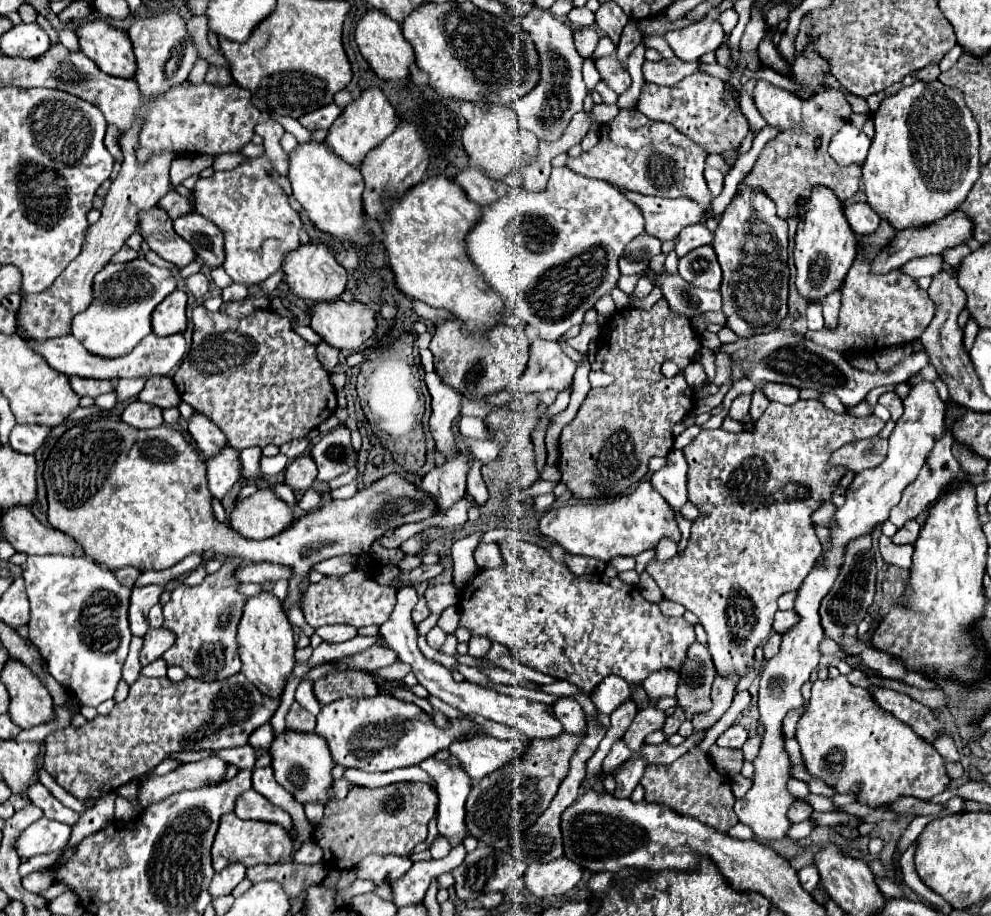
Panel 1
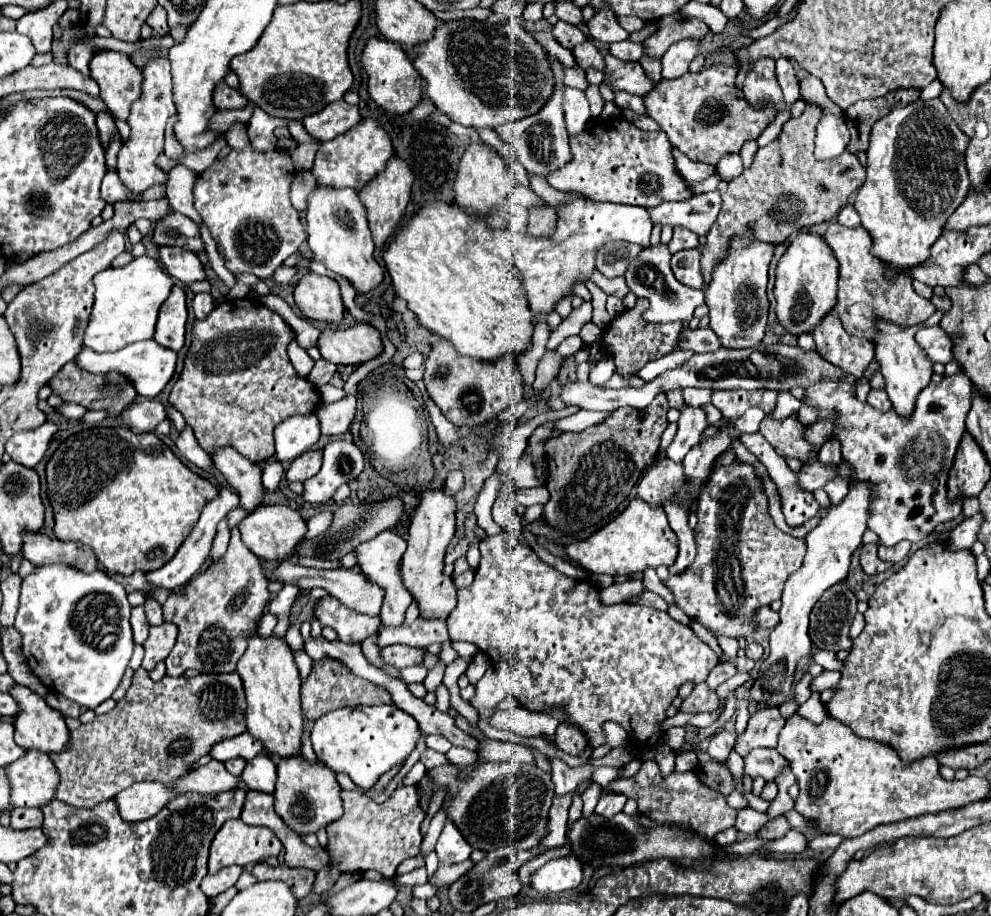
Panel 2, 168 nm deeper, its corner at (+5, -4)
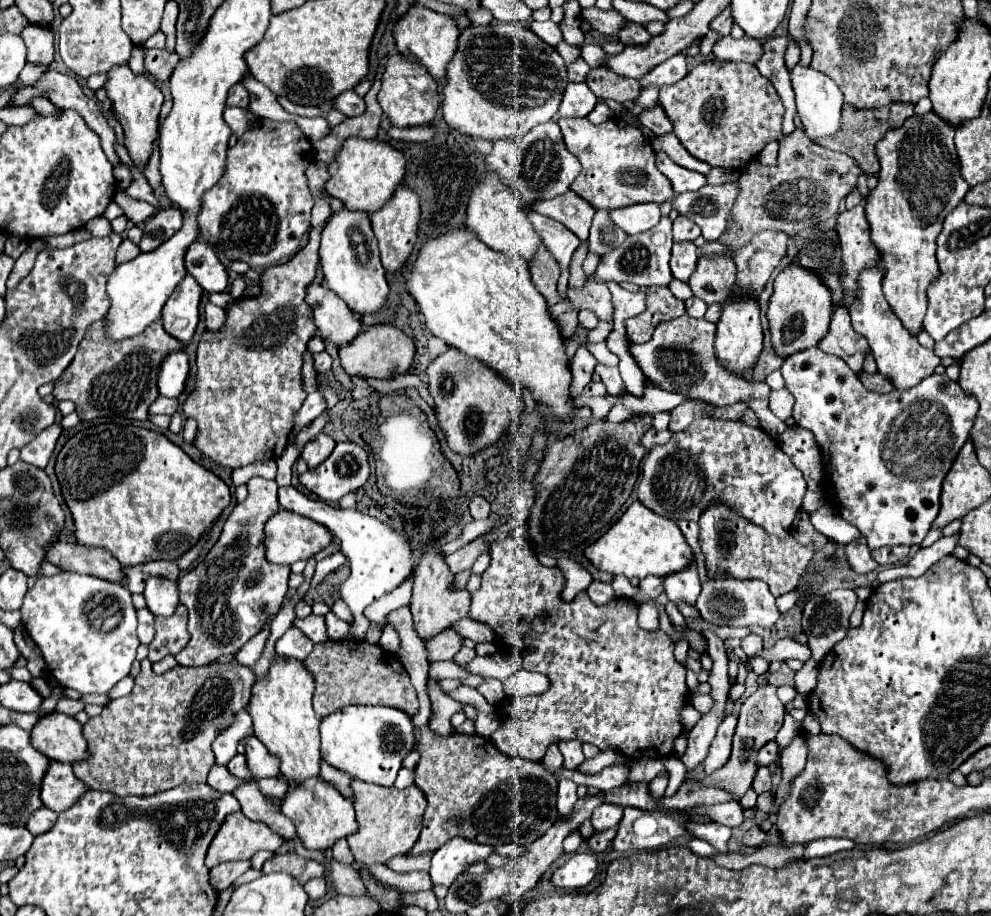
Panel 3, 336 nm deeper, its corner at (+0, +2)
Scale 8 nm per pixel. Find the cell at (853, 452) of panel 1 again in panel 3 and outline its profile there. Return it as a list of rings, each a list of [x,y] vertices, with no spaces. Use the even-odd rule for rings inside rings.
[[[699,419],[685,433],[675,433],[669,443],[653,447],[641,465],[641,481],[637,481],[637,499],[651,511],[669,517],[671,521],[689,519],[699,521],[699,515],[711,501],[721,501],[743,513],[745,519],[761,525],[767,533],[783,537],[789,535],[795,513],[801,507],[807,491],[803,473],[791,463],[781,447],[765,431],[743,425],[741,421]]]

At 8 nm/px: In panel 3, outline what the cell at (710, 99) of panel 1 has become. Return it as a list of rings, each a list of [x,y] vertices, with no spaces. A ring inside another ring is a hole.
[[[721,59],[703,61],[675,85],[665,85],[659,91],[659,105],[673,123],[673,133],[693,157],[729,169],[743,169],[769,141],[777,141],[785,113],[775,87],[755,65]]]

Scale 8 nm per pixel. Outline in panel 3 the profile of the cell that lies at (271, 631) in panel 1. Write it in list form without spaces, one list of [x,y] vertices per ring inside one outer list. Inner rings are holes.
[[[275,655],[263,679],[257,679],[251,689],[249,715],[253,719],[253,735],[267,747],[269,753],[281,759],[281,775],[287,781],[303,781],[319,775],[319,717],[313,711],[311,699],[315,679],[303,669],[303,661],[291,661]]]

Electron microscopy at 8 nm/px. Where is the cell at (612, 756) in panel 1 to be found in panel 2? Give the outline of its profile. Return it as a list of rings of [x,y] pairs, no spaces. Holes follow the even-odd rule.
[[[591,781],[590,787],[582,793],[582,801],[584,801],[582,815],[584,815],[584,817],[590,817],[590,813],[594,813],[594,803],[598,803],[602,791],[603,788],[599,784]]]

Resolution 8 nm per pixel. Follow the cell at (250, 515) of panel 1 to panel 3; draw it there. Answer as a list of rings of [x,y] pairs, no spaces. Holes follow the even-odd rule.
[[[279,509],[279,513],[275,513],[267,519],[267,525],[265,525],[265,555],[267,555],[267,561],[271,561],[271,563],[293,565],[297,559],[309,559],[311,555],[317,555],[329,543],[331,543],[331,533],[323,525],[319,525],[319,523],[307,519],[307,517],[299,517],[291,511]]]

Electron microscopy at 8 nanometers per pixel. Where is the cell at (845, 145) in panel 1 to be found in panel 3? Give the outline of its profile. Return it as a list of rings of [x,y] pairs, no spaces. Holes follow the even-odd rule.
[[[797,65],[791,71],[791,81],[793,81],[793,91],[795,91],[795,101],[797,101],[797,113],[801,117],[801,123],[809,139],[821,139],[821,137],[835,135],[841,125],[841,109],[843,109],[843,95],[839,87],[835,85],[835,81],[803,65]]]

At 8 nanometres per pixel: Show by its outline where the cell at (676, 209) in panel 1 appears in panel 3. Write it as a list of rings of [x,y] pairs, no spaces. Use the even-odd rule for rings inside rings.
[[[737,183],[705,185],[699,191],[677,195],[673,199],[673,209],[697,223],[705,239],[717,239],[727,229],[727,217],[735,203],[737,191]]]

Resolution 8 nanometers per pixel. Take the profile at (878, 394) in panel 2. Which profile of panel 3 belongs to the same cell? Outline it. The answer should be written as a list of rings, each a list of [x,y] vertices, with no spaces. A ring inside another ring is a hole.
[[[859,373],[859,379],[861,383],[869,389],[869,391],[875,391],[875,393],[889,393],[893,389],[891,381],[885,379],[883,375],[875,373],[875,375],[867,375],[867,373]]]

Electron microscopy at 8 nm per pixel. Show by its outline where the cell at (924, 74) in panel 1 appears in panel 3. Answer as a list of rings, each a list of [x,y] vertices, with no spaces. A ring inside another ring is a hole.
[[[903,103],[887,105],[883,109],[855,109],[851,105],[845,105],[839,133],[835,137],[827,137],[827,139],[821,139],[817,143],[823,145],[823,147],[829,147],[833,151],[841,151],[841,153],[853,157],[865,173],[877,173],[879,171],[879,159],[875,155],[875,143],[883,137],[885,129],[903,125],[903,121],[911,115],[913,115],[913,105],[903,105]]]

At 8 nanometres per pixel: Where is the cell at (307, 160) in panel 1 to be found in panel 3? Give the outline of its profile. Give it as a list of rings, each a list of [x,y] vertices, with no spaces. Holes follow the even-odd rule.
[[[341,207],[339,211],[333,211],[323,227],[321,233],[321,247],[319,247],[319,257],[321,257],[321,267],[325,275],[325,285],[335,291],[353,313],[365,315],[365,313],[375,313],[381,309],[381,305],[387,299],[387,281],[385,281],[385,269],[379,261],[379,251],[377,251],[377,241],[371,229],[371,221],[367,213],[355,213],[347,207]],[[351,229],[359,229],[365,235],[367,249],[369,249],[369,259],[361,263],[357,259],[357,253],[353,249],[351,241]]]

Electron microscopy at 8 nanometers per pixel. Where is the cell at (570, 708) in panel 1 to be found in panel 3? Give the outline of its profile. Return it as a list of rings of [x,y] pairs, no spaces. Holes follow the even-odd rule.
[[[563,741],[563,743],[559,743],[559,749],[561,749],[563,759],[565,759],[565,763],[563,763],[565,769],[577,769],[585,761],[585,755],[583,755],[581,747],[583,747],[581,741]]]

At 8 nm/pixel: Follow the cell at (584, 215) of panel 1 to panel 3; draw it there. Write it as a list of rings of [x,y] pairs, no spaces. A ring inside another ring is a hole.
[[[639,203],[639,205],[611,209],[609,217],[627,235],[639,235],[655,227],[661,219],[661,213],[659,213],[659,205],[655,203]]]

